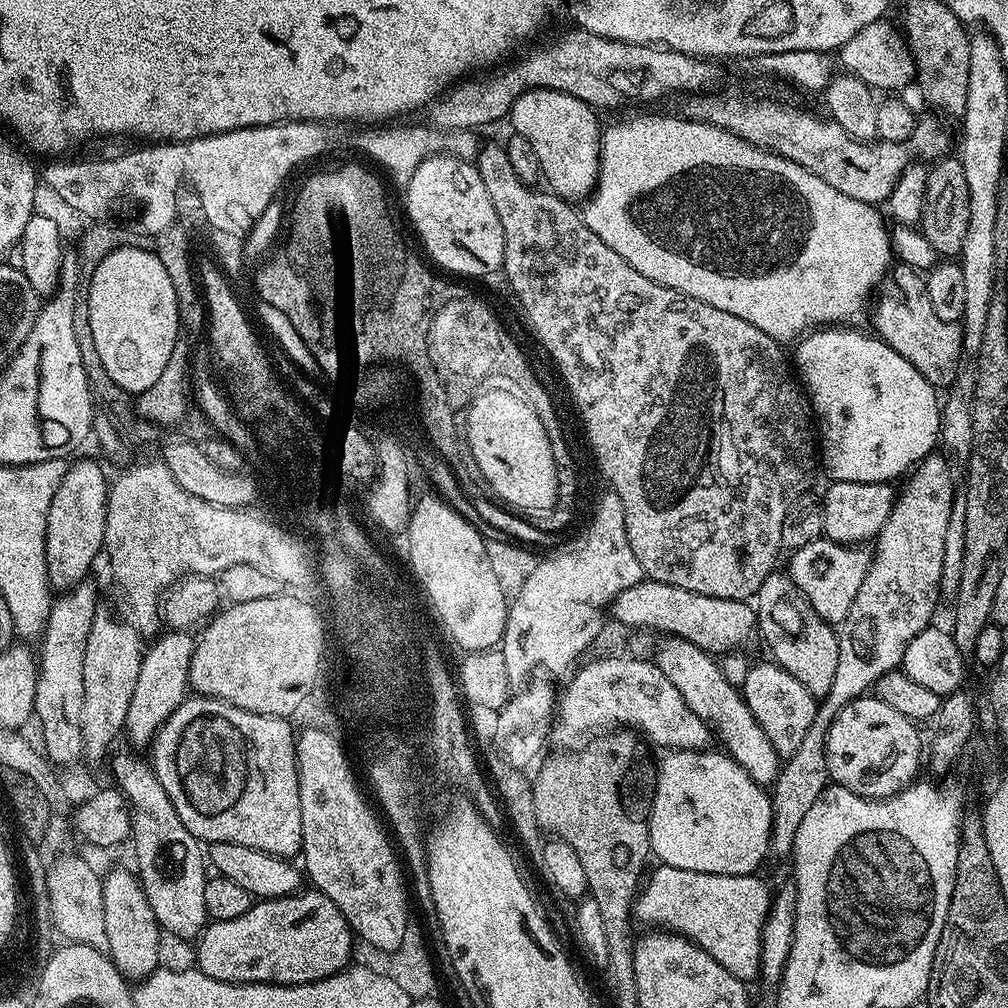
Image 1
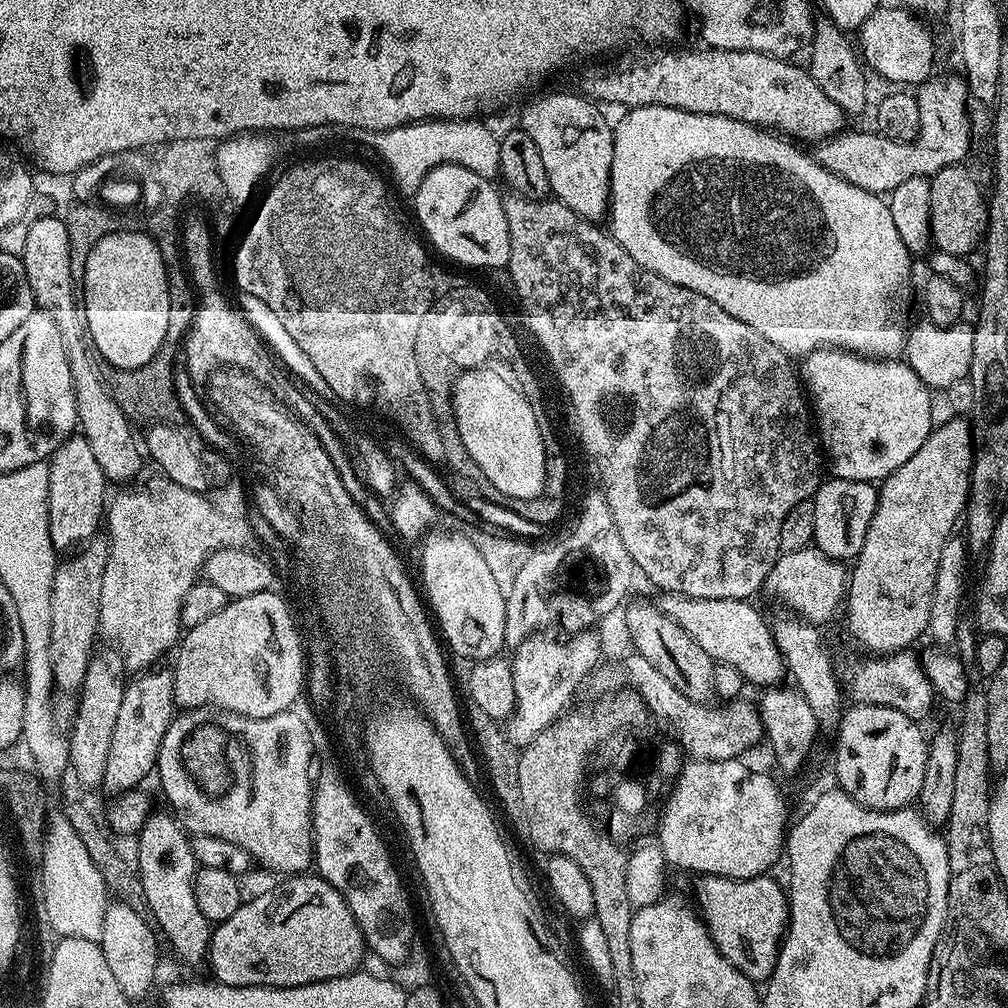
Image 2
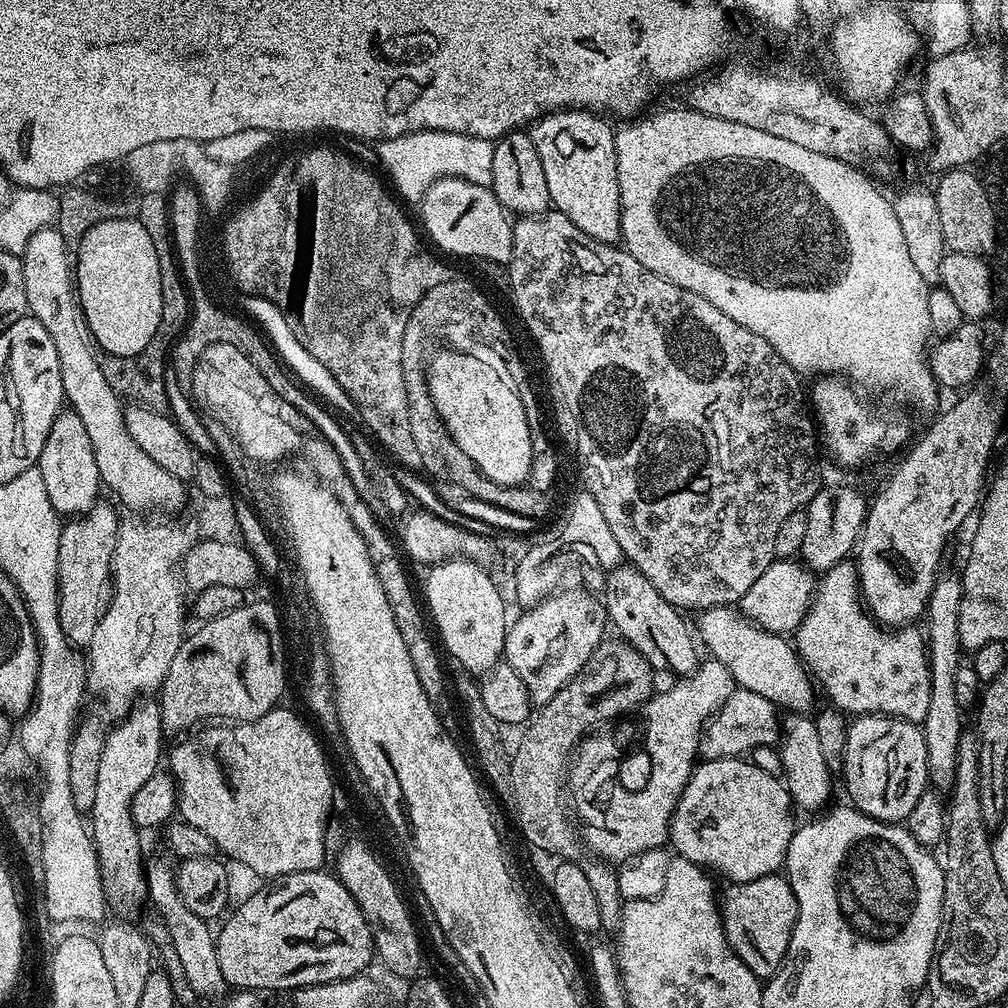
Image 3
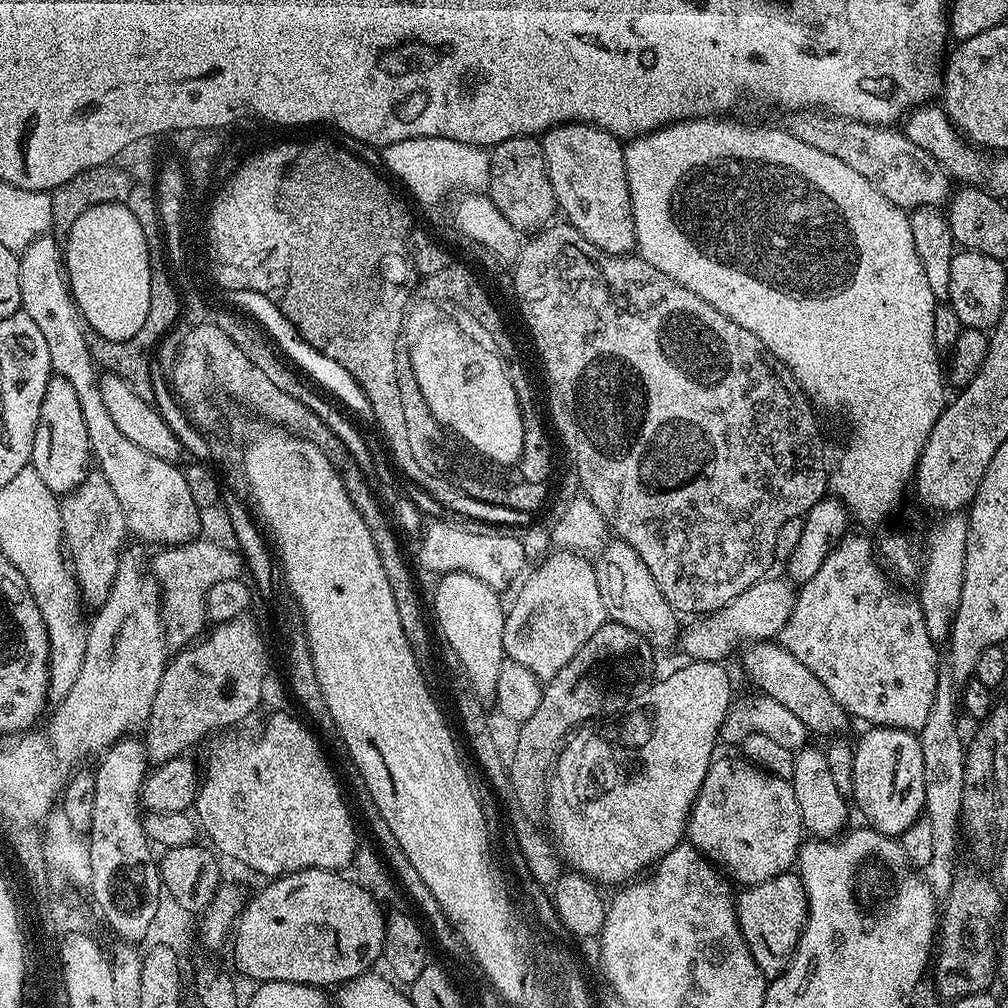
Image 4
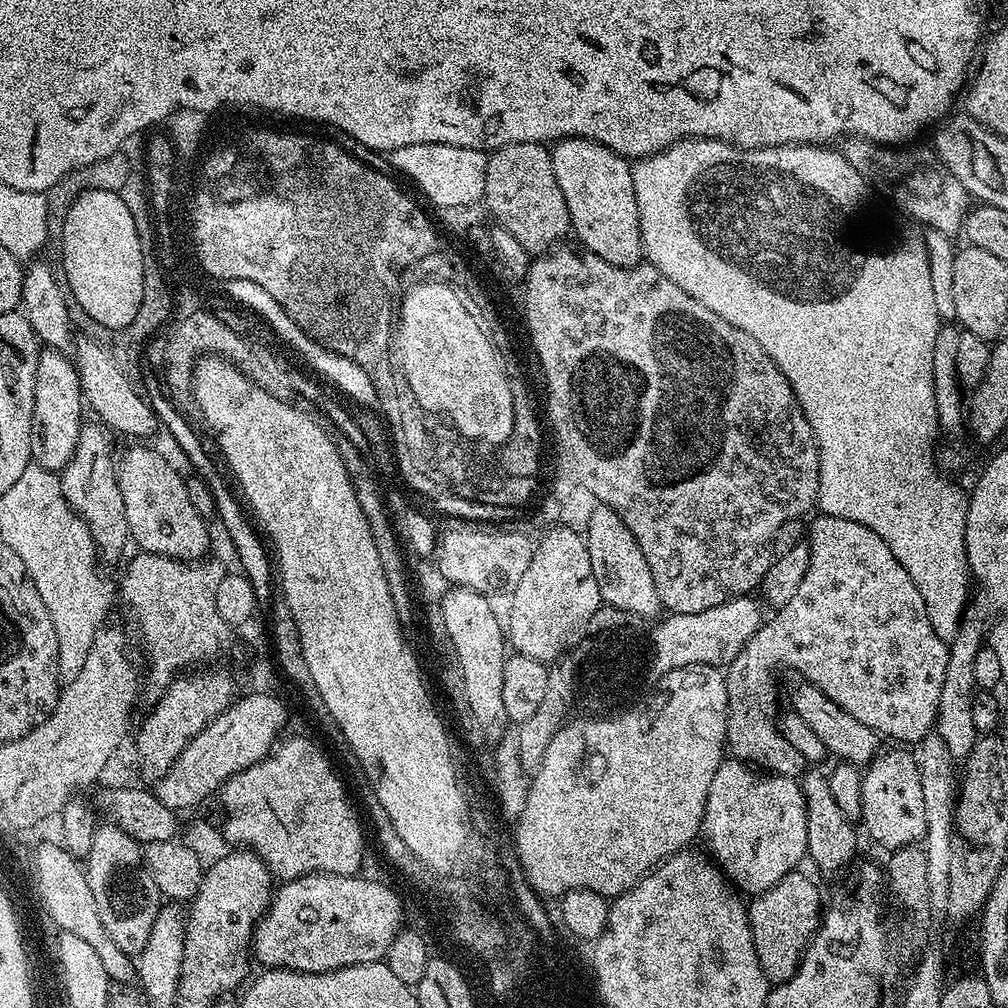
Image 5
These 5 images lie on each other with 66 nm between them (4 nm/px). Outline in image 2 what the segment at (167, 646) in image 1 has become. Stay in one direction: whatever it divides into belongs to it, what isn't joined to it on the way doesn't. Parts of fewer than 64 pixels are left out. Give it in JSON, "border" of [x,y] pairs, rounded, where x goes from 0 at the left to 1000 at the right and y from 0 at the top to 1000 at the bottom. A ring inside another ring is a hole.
{"border":[[[155,661],[150,665],[144,665],[134,673],[128,674],[126,676],[123,688],[121,688],[121,700],[117,704],[117,713],[115,719],[113,719],[113,732],[109,735],[109,752],[105,752],[105,768],[103,769],[102,781],[104,783],[108,782],[111,788],[118,788],[120,786],[129,786],[140,781],[139,777],[146,772],[147,769],[152,769],[153,763],[155,761],[155,754],[159,751],[159,741],[161,740],[161,732],[165,732],[165,724],[171,719],[173,711],[176,709],[177,701],[174,696],[173,688],[173,673],[171,672],[172,664],[165,661]]]}

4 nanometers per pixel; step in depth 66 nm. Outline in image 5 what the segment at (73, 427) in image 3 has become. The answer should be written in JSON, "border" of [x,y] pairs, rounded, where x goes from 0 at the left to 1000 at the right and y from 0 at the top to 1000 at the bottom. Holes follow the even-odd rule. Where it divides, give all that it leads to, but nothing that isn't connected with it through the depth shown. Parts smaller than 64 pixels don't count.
{"border":[[[44,347],[38,355],[38,367],[34,379],[34,407],[30,423],[30,446],[32,456],[48,468],[61,469],[69,458],[77,442],[81,416],[79,408],[84,408],[85,401],[79,388],[79,373],[75,362],[67,357],[63,348]]]}

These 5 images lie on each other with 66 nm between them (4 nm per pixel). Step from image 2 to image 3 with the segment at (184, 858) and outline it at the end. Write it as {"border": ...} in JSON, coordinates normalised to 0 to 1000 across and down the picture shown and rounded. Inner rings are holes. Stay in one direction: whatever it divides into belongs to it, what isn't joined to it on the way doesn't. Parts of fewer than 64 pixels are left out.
{"border":[[[155,849],[152,853],[150,850],[145,857],[145,868],[148,894],[154,898],[165,919],[168,920],[174,944],[182,955],[189,981],[203,993],[204,991],[217,993],[227,983],[227,979],[224,970],[220,970],[220,961],[216,958],[214,930],[211,922],[206,922],[209,921],[207,914],[196,911],[196,907],[192,907],[192,903],[185,899],[179,881],[175,877],[175,861],[165,850]]]}

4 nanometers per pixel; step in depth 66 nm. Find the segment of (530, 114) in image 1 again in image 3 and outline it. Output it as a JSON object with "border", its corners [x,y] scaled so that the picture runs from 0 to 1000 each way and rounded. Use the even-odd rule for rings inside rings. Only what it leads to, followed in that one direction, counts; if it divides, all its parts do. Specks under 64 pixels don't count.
{"border":[[[562,107],[545,111],[527,124],[526,134],[538,157],[538,169],[542,172],[542,188],[546,188],[547,205],[562,212],[577,232],[585,232],[598,242],[611,242],[615,233],[615,189],[613,188],[613,161],[611,160],[611,131],[602,123],[598,114],[586,109]]]}

